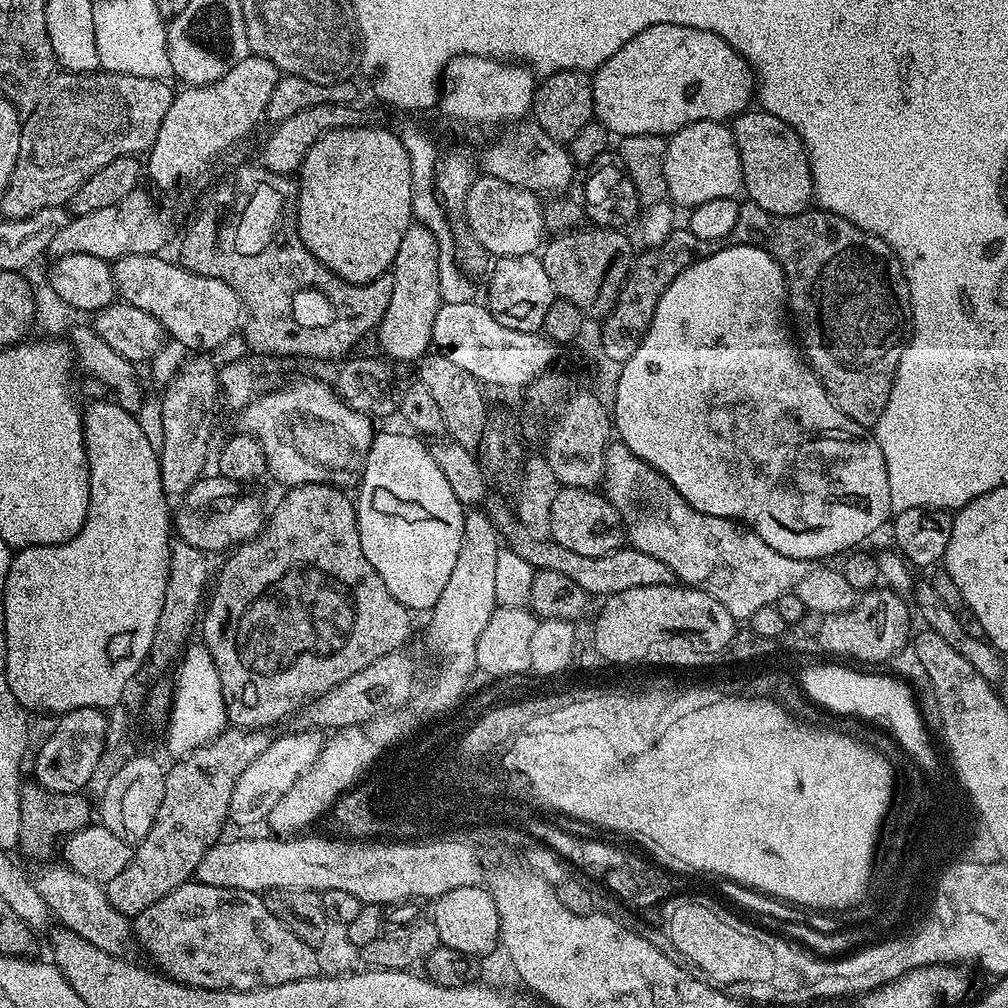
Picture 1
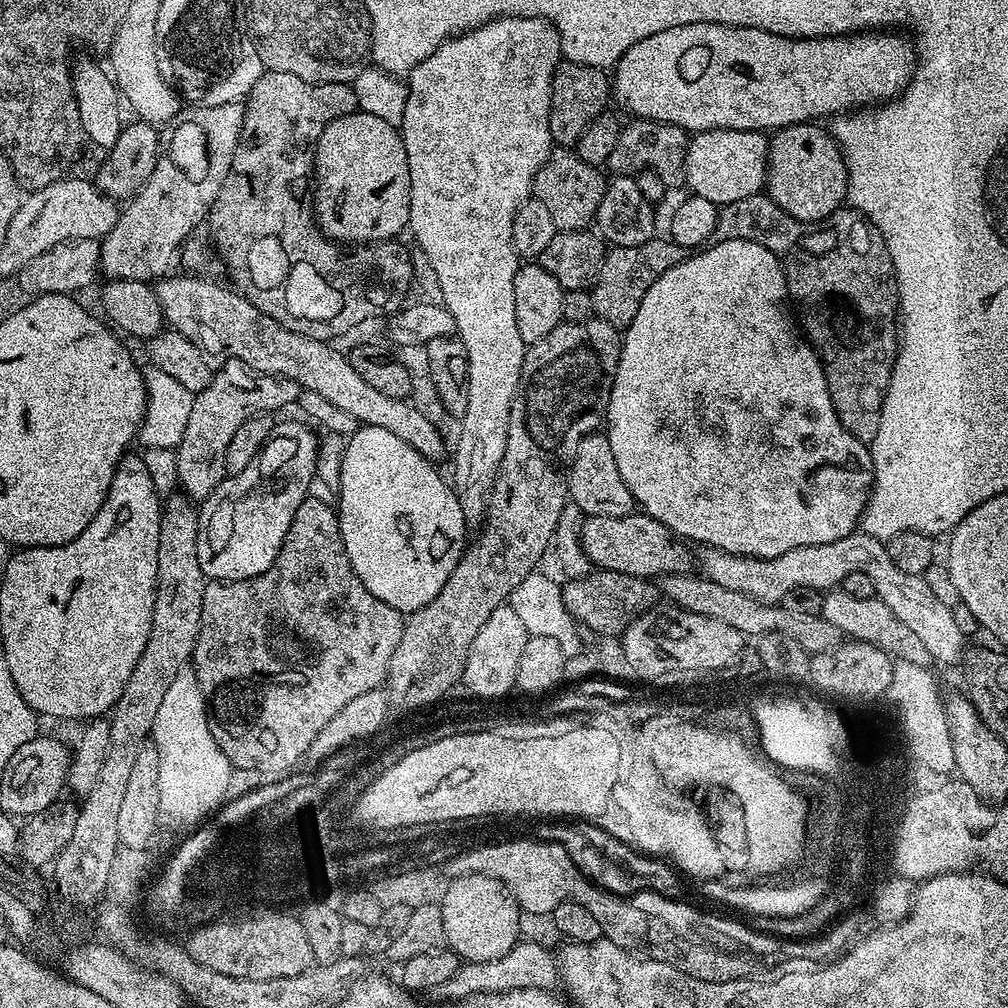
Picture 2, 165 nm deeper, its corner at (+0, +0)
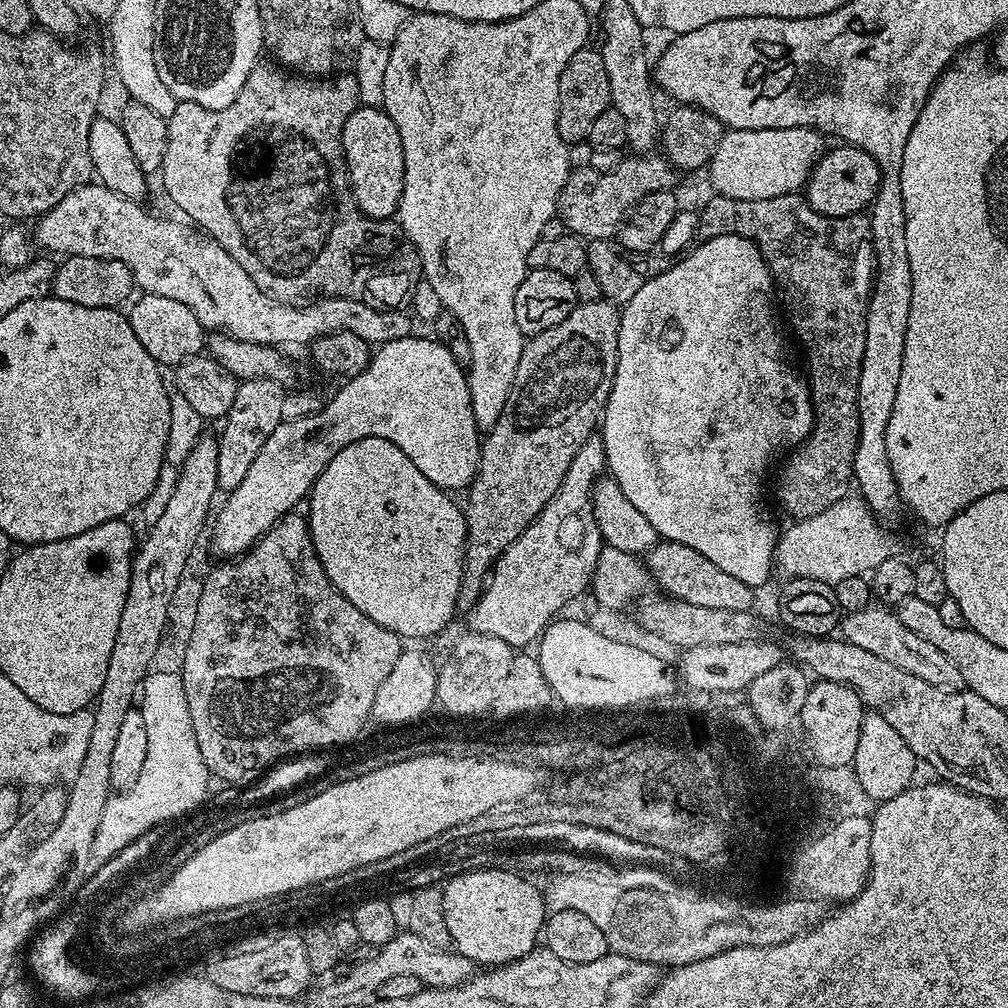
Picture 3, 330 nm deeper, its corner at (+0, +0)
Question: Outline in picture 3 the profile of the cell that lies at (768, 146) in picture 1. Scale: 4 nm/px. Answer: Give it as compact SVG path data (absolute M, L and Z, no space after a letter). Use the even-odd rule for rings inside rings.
M851 146L829 147L812 167L806 183L806 199L820 216L854 216L863 213L875 198L879 188L879 168L876 159L866 150Z

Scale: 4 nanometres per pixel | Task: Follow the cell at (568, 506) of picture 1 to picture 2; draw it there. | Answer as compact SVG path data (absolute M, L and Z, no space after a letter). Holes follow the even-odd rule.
M633 514L622 518L590 516L579 525L579 529L580 545L589 565L605 572L663 578L670 574L693 571L694 552L692 556L691 550L688 549L691 547L652 516L643 514Z

